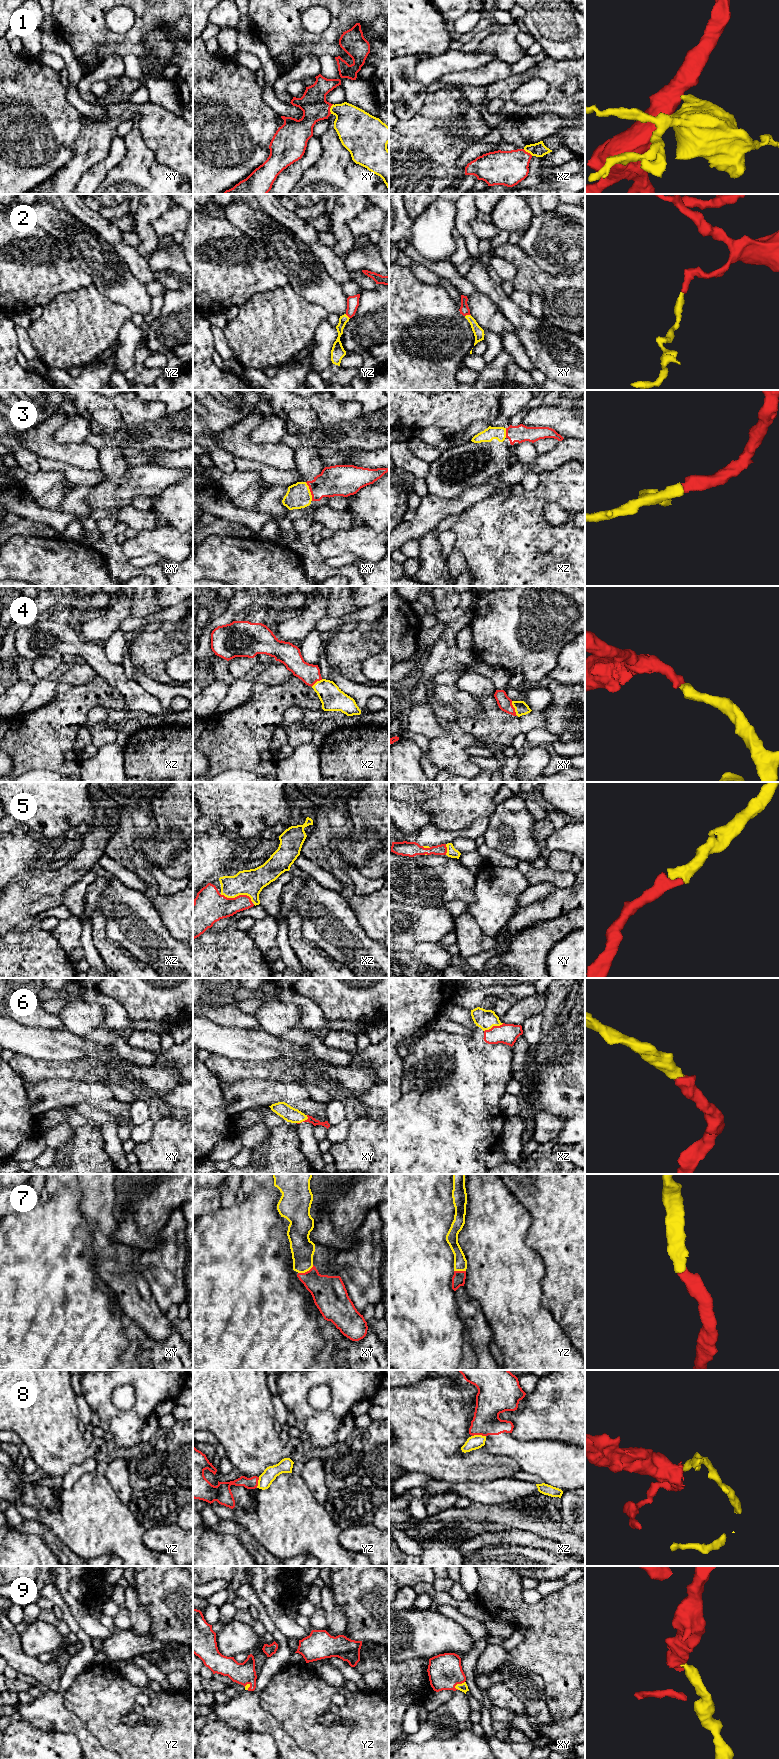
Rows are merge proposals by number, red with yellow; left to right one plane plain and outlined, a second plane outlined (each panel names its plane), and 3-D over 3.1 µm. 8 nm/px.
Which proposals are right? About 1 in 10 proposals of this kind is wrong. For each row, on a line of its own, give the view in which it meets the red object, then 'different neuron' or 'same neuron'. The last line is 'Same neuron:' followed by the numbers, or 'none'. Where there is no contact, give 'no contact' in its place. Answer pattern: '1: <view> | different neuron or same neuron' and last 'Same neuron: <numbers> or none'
1: xy | same neuron
2: xy | same neuron
3: xy | same neuron
4: xy | same neuron
5: xz | same neuron
6: xz | same neuron
7: xy | same neuron
8: xz | different neuron
9: xy | same neuron
Same neuron: 1, 2, 3, 4, 5, 6, 7, 9

